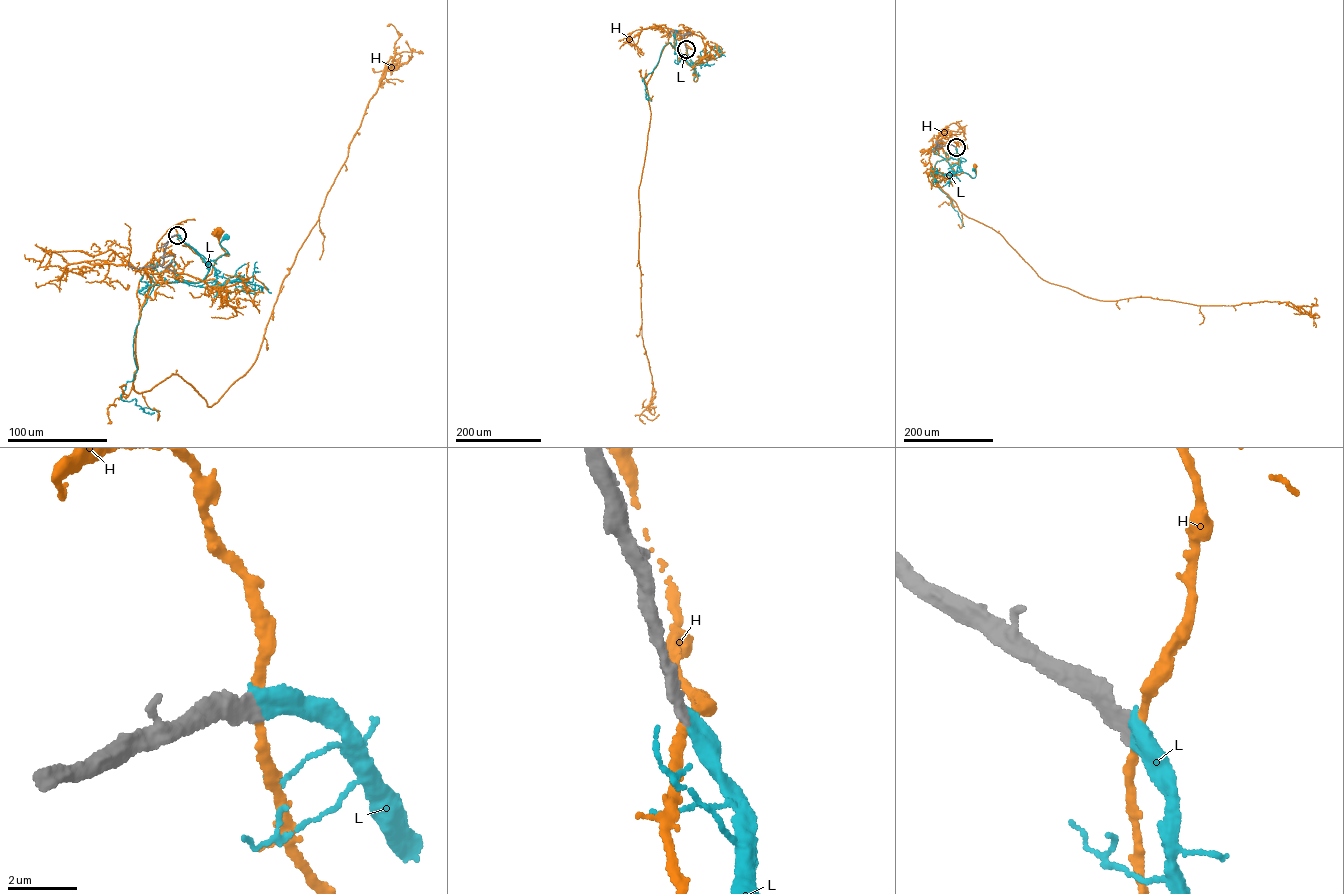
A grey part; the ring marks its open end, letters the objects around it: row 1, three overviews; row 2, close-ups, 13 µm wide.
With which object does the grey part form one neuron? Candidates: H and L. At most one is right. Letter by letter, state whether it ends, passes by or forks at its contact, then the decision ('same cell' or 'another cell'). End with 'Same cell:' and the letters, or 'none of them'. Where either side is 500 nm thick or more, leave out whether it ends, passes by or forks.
H: it passes by; another cell
L: same cell
Same cell: L

